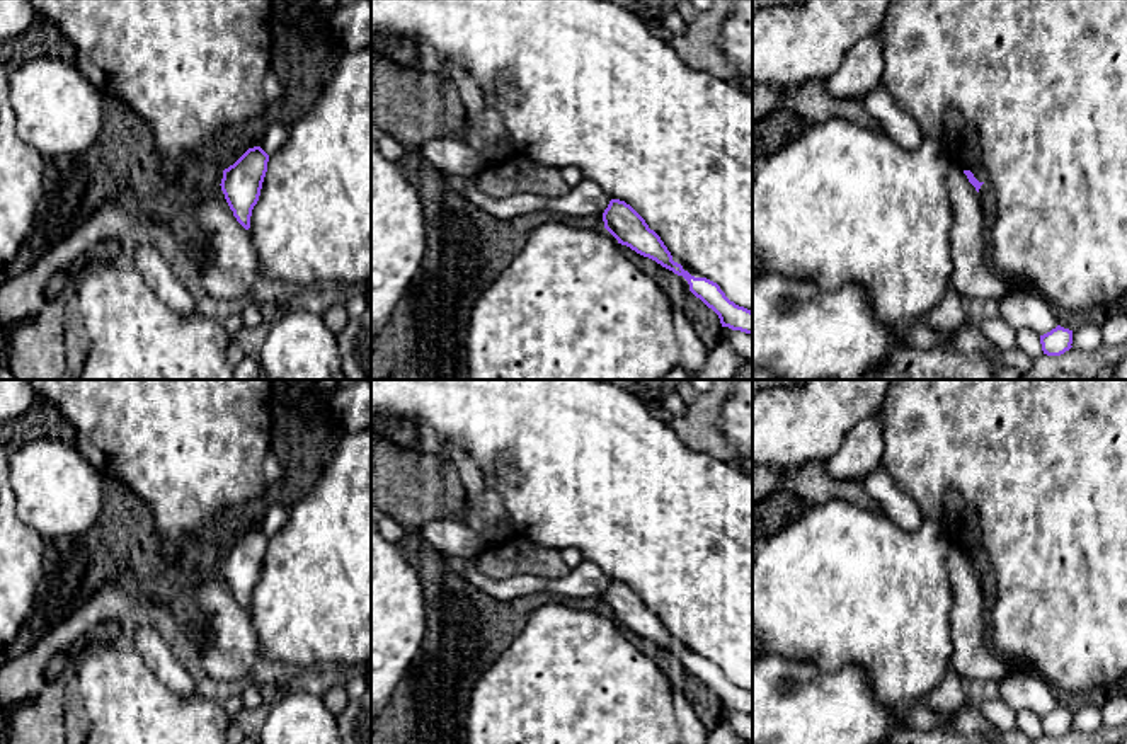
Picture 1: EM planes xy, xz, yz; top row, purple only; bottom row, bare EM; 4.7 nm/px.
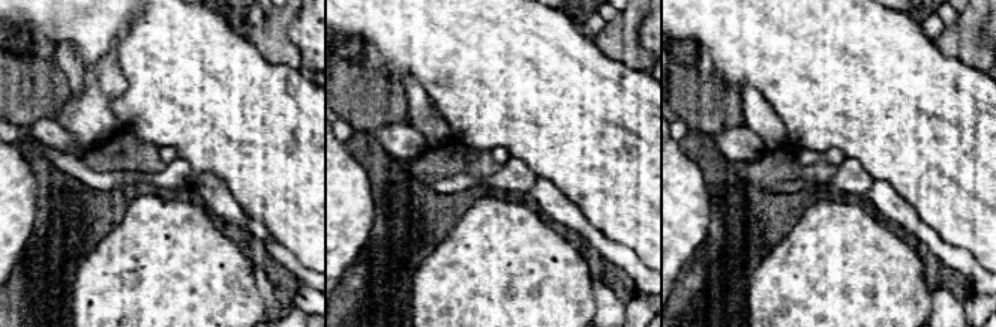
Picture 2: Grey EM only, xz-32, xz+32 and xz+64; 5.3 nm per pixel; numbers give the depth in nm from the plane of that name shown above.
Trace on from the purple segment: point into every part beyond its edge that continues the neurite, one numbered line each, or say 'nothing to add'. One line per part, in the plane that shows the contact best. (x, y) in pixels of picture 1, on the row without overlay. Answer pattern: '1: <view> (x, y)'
nothing to add

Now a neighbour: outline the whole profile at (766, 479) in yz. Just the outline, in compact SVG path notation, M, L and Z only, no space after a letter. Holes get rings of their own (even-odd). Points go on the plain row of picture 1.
M752 465L752 509L781 485L781 470Z

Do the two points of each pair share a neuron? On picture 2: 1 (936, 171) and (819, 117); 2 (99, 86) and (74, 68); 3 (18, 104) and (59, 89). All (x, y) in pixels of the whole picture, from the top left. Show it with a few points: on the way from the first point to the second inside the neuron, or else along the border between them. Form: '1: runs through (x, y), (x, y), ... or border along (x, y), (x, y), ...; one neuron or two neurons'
1: runs through (908, 143), (882, 117), (848, 117); one neuron
2: border along (86, 69), (83, 89), (72, 93); two neurons
3: runs through (29, 93), (33, 89), (48, 89); one neuron

